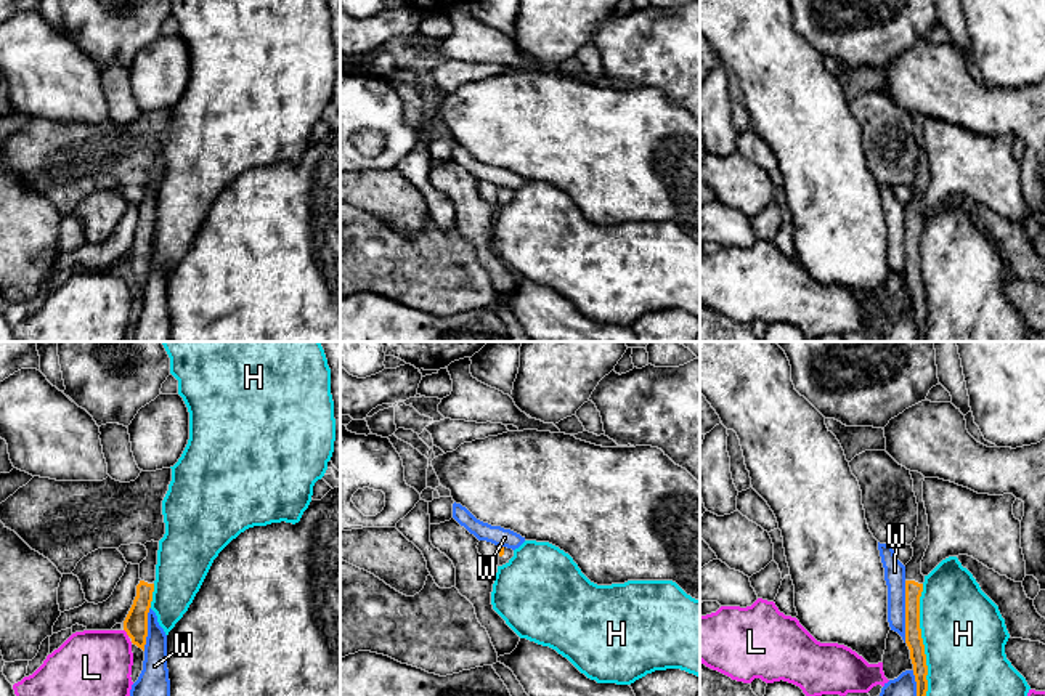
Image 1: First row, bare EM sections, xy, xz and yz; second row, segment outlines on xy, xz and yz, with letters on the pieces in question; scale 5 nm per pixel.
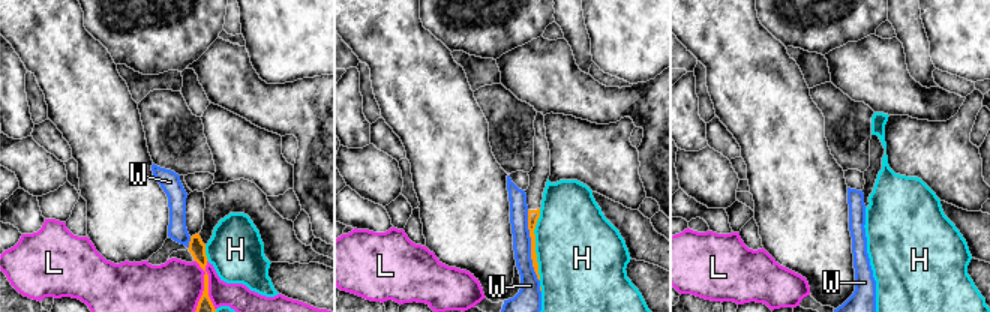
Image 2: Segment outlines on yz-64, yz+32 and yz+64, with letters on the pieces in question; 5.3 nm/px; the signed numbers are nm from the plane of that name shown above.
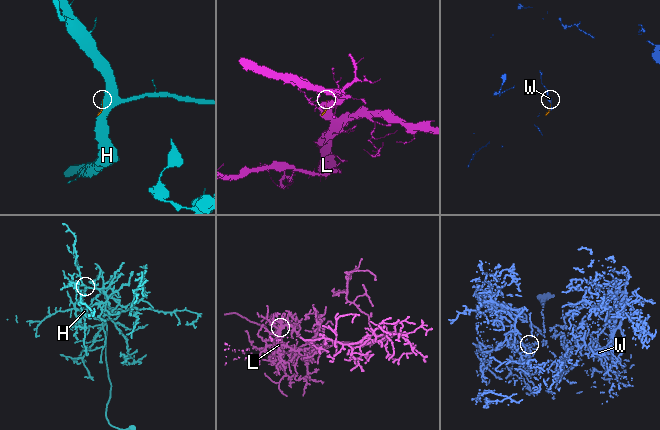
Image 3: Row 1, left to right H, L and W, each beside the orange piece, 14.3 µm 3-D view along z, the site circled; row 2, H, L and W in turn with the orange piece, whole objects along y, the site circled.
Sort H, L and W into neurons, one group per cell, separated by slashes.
H / L / W

